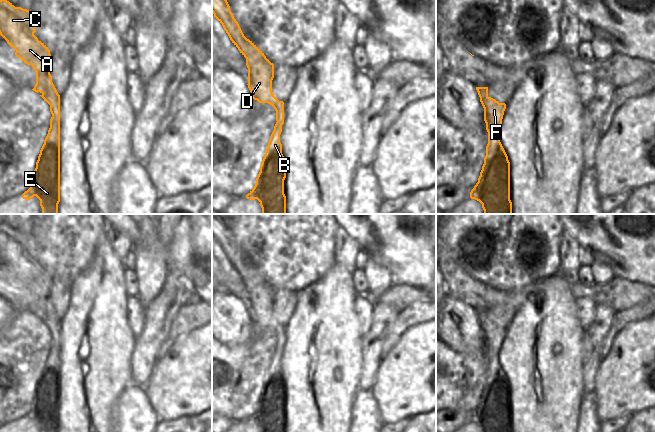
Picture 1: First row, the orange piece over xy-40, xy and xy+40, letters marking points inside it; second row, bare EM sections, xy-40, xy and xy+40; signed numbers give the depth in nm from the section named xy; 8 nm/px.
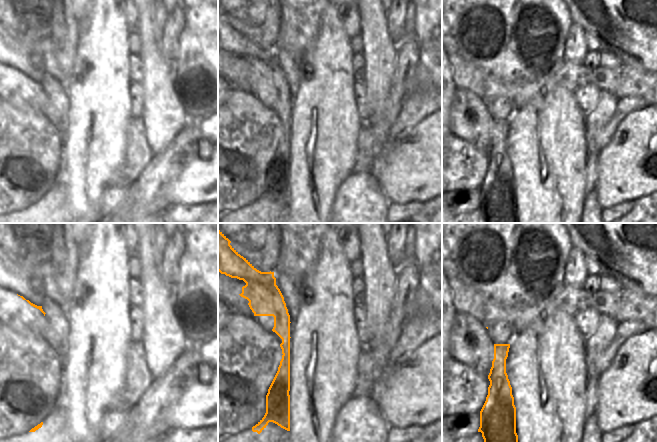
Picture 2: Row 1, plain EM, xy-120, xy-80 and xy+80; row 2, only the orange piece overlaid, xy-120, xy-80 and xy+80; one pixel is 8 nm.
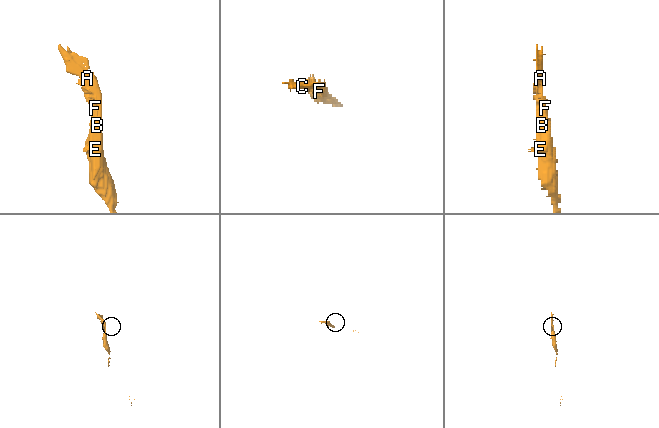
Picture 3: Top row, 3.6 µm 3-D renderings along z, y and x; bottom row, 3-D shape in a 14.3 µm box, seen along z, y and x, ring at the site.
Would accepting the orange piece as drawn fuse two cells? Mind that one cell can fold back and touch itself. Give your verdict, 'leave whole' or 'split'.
leave whole

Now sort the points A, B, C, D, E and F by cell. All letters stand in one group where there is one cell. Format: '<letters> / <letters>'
A B C D E F

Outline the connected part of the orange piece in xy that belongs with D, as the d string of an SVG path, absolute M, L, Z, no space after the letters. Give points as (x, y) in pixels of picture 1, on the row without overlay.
M218 214L212 221L212 237L222 248L232 267L246 282L248 292L248 312L252 322L259 327L268 327L276 335L276 348L270 360L260 396L254 412L246 419L247 423L260 426L261 432L286 432L284 404L286 386L282 378L280 358L284 348L284 326L279 325L272 316L274 288L249 263L247 263L234 242L227 224Z

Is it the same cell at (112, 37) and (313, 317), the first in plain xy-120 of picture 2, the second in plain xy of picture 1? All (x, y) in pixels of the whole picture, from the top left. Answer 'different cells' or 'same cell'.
same cell

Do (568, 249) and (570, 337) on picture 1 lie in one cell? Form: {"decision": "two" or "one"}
{"decision": "two"}

